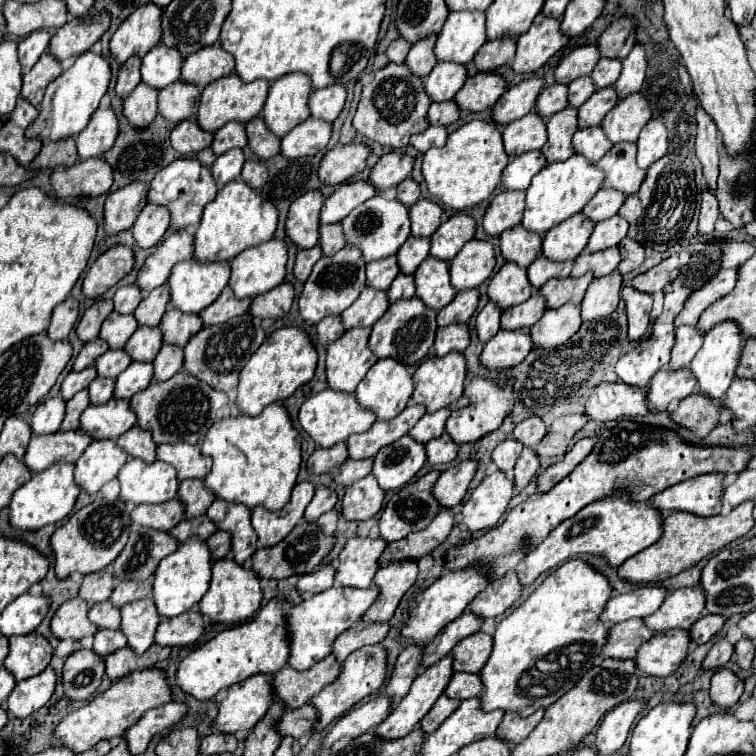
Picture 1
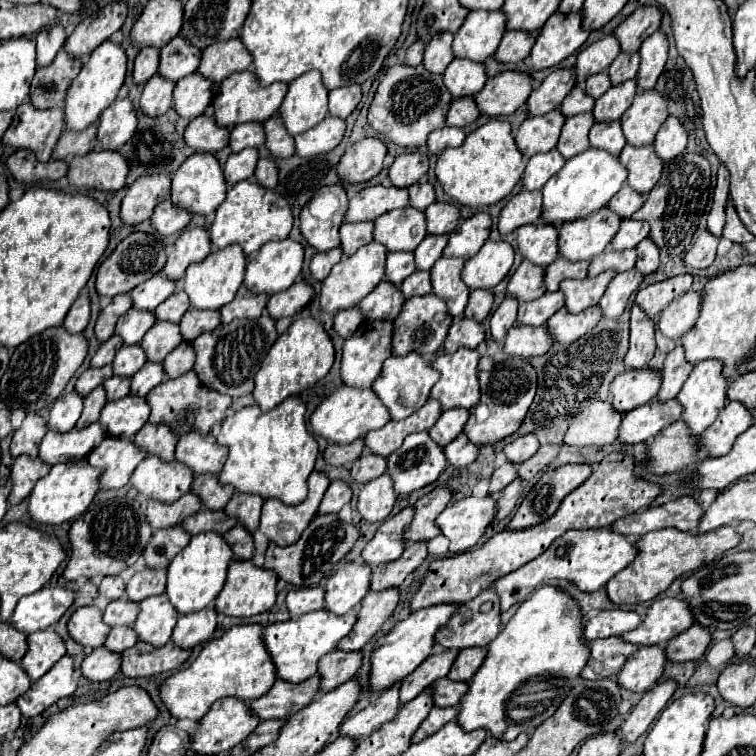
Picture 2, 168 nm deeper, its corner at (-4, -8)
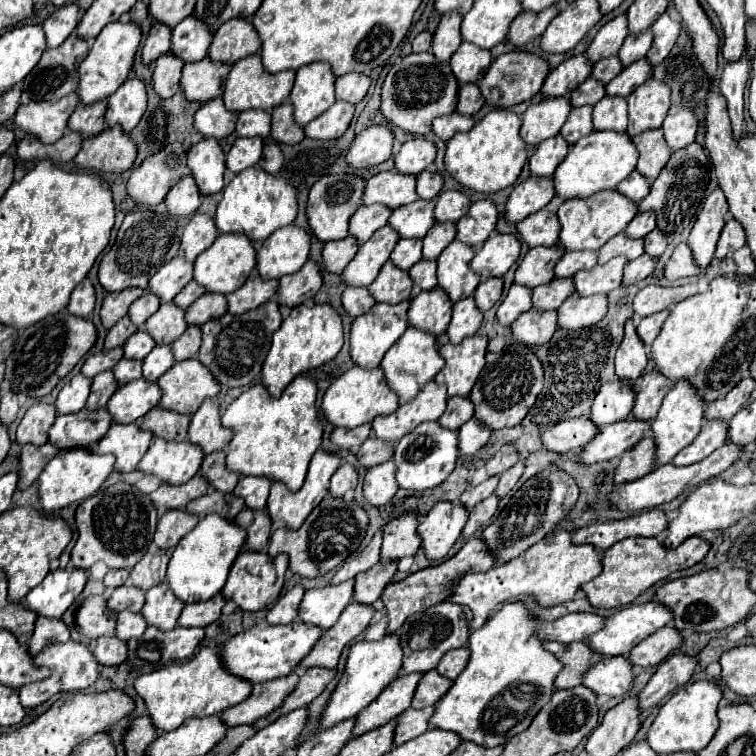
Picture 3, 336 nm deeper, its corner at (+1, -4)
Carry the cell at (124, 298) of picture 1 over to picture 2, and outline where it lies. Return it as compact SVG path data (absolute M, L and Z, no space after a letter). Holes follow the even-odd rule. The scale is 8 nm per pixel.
M152 276L144 284L136 286L130 296L134 300L134 308L142 310L154 310L160 306L166 298L170 298L176 292L176 280L166 278L166 276Z

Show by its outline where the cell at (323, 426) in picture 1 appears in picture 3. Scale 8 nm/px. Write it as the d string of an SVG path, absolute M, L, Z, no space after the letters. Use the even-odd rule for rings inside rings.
M353 366L343 376L339 376L327 390L321 402L323 418L331 422L333 426L341 428L357 428L361 424L369 424L377 416L387 416L399 408L397 396L385 386L385 378L381 378L381 368L373 370L361 370L359 366Z

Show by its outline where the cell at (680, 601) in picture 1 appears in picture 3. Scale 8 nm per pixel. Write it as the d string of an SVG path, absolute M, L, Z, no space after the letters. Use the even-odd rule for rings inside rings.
M645 602L645 604L633 604L623 610L619 610L611 620L605 622L605 628L593 634L587 642L593 646L593 650L601 652L603 656L617 656L617 654L629 654L643 638L657 632L663 626L673 624L673 610L665 606L663 602Z

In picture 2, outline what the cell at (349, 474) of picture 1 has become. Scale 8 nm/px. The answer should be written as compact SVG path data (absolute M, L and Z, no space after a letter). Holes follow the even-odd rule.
M364 452L354 464L352 464L352 478L360 484L364 482L370 482L374 478L378 478L380 474L384 474L386 470L386 458L378 456L378 454L370 454L370 452Z

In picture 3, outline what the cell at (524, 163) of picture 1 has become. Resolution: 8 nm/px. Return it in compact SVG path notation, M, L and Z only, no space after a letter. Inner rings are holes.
M553 136L541 142L529 158L529 170L533 176L549 176L561 164L561 158L569 152L569 144L561 136Z

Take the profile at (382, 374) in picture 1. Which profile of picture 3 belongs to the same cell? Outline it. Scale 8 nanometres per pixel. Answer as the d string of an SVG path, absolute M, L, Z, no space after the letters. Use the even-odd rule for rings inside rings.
M407 328L405 334L401 336L401 340L397 340L387 350L379 368L383 370L385 382L389 384L389 388L399 396L399 404L407 404L409 400L413 400L419 394L421 386L431 382L435 378L435 374L443 368L443 358L439 358L435 336Z

